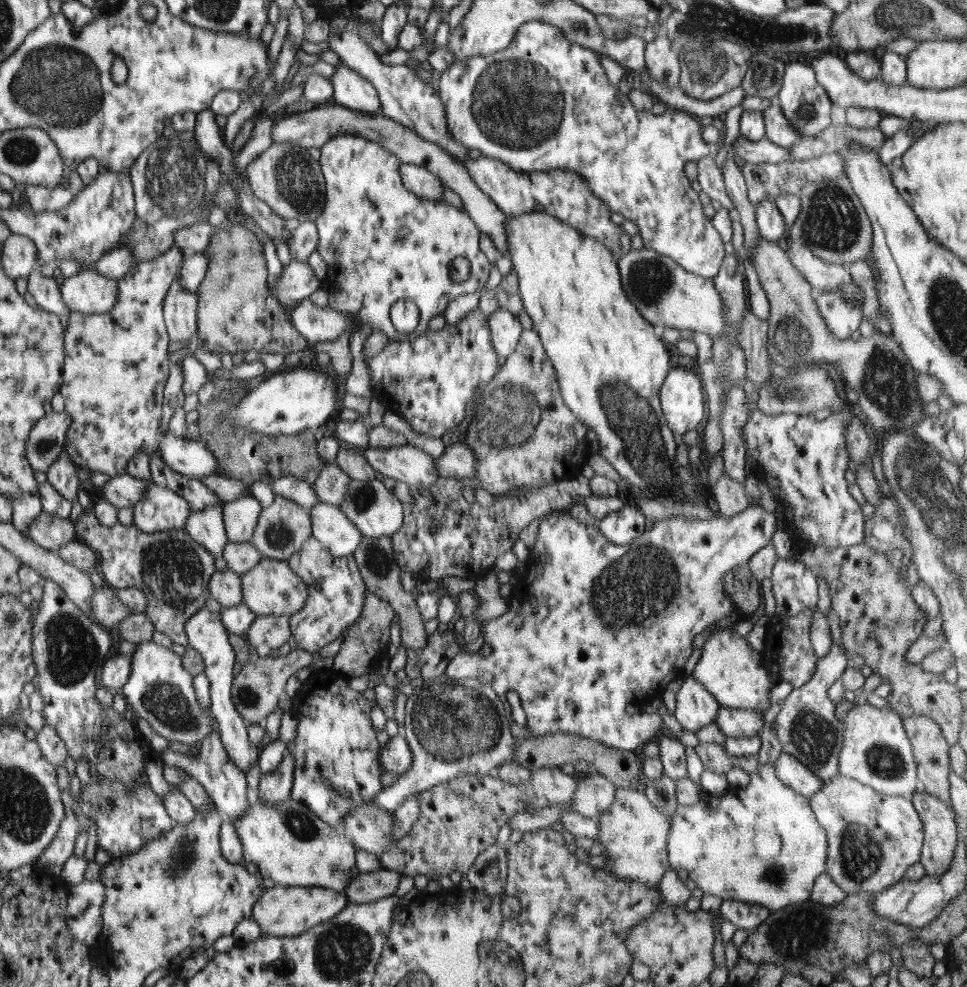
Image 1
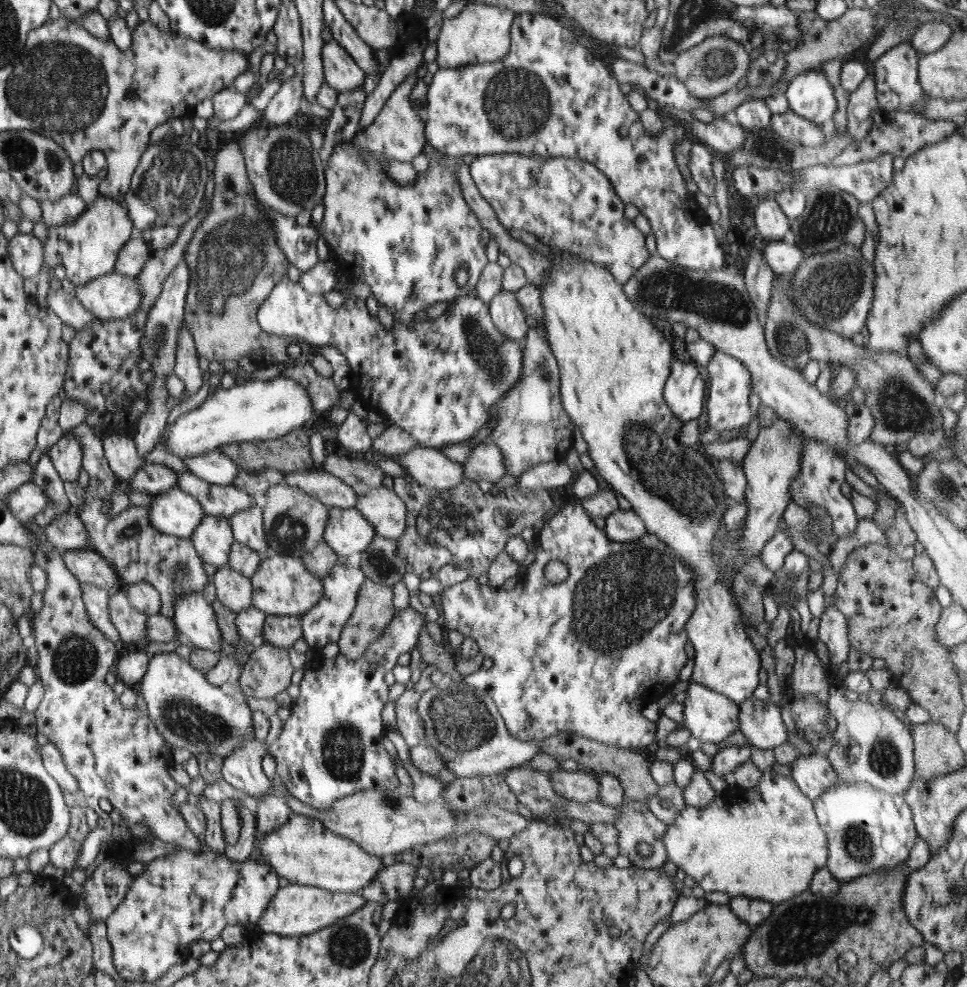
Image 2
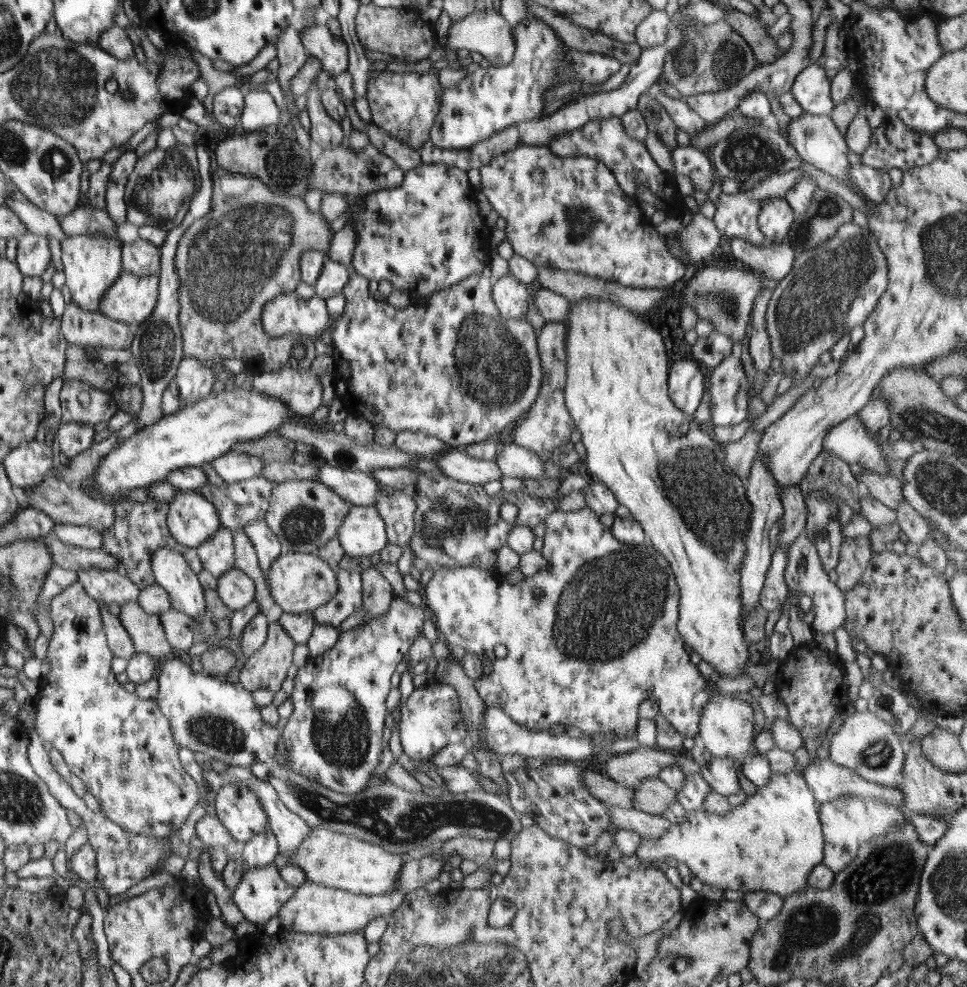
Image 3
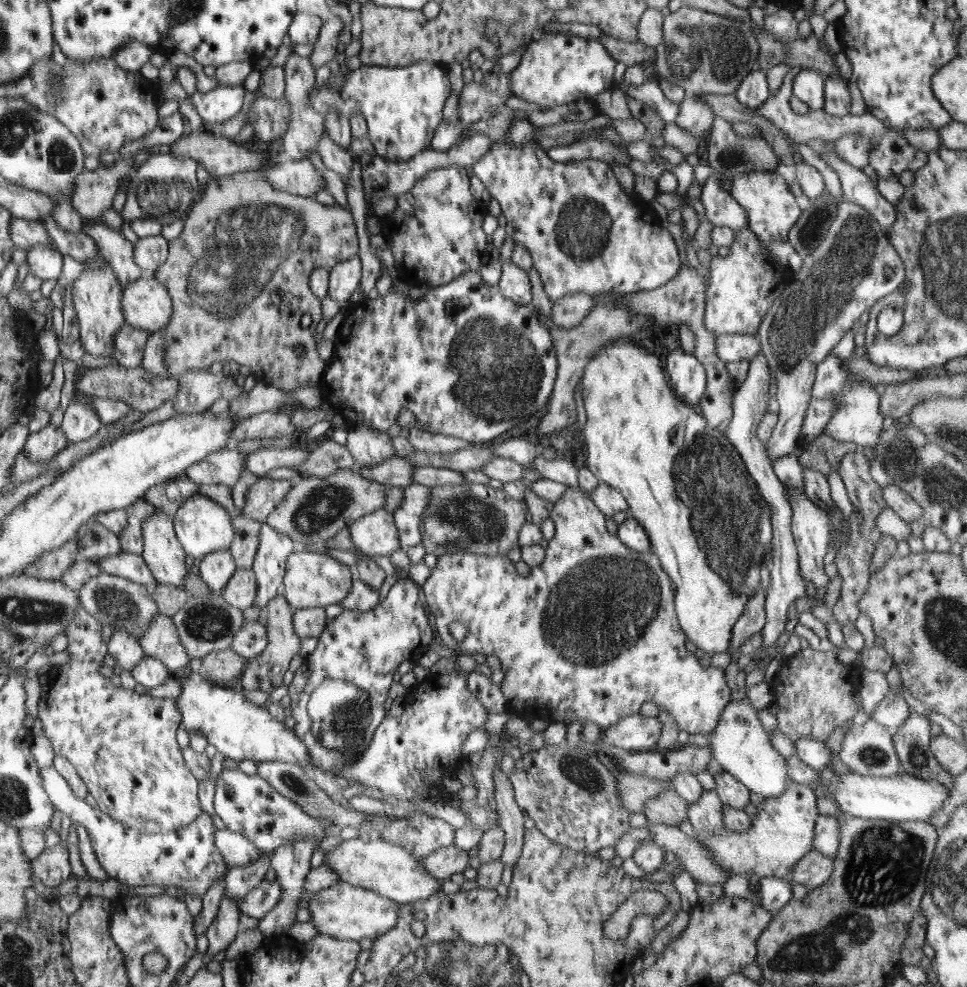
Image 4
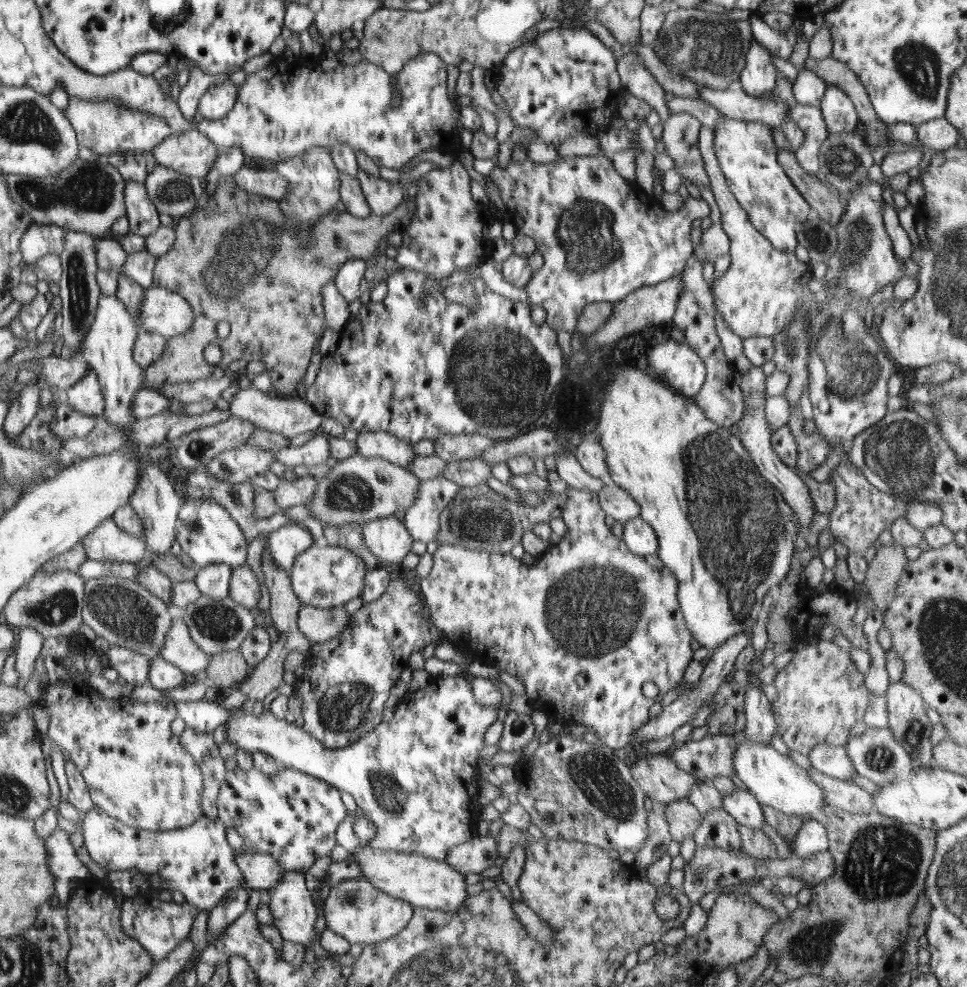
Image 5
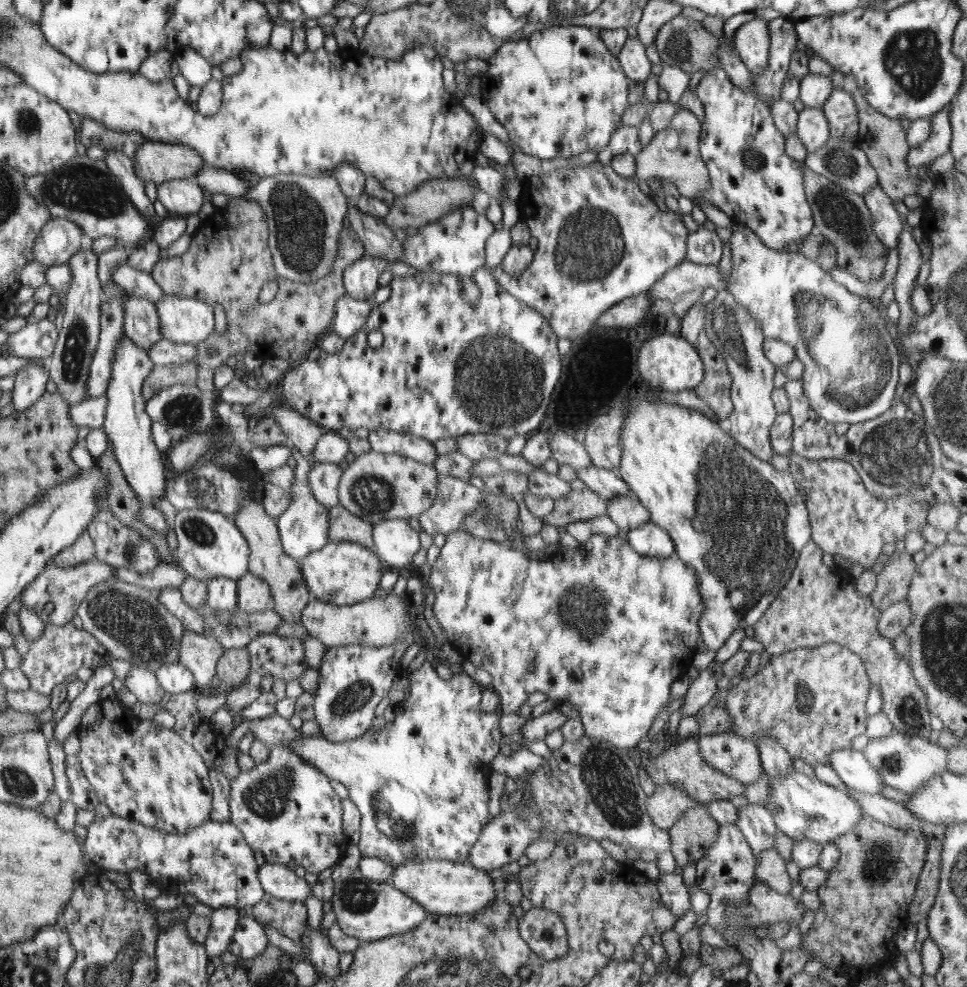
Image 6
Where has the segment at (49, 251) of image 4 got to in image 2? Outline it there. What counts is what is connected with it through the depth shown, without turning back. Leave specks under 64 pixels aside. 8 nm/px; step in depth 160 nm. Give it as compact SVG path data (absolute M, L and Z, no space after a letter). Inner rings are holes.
M18 233L9 240L8 254L16 273L35 277L43 268L43 243L33 233Z

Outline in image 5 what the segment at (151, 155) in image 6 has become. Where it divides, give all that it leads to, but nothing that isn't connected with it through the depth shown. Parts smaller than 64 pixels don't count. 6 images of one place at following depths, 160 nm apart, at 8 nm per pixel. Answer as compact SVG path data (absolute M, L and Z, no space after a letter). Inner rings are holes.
M196 129L196 132L170 134L151 151L160 166L202 179L214 166L219 149L203 132Z

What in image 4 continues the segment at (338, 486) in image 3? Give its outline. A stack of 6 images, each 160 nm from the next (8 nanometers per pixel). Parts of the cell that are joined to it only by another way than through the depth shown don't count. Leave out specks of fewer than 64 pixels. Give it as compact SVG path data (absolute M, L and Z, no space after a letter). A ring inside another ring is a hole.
M394 456L383 460L380 464L370 467L361 467L360 472L367 478L389 487L407 487L413 482L414 464L404 457Z

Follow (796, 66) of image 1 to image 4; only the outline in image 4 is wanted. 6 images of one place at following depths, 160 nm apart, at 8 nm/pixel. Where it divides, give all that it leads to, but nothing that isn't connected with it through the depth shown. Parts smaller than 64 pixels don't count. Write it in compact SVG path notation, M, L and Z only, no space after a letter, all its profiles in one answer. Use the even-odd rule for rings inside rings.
M802 69L793 81L793 95L807 104L810 110L823 108L826 77L809 69Z

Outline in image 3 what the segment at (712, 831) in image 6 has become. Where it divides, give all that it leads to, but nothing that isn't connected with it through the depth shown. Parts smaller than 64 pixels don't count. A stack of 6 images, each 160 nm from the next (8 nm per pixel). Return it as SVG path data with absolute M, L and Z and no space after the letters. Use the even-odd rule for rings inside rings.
M657 778L644 779L635 787L633 807L641 812L662 817L677 800L677 791Z

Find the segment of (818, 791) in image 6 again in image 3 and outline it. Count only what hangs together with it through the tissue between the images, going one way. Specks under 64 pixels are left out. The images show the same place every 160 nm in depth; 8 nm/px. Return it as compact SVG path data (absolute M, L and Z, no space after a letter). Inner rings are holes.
M733 695L713 696L701 712L697 740L703 743L706 750L712 753L712 758L732 759L748 781L756 787L768 784L772 771L768 758L756 752L754 746L754 711L747 701L737 699Z

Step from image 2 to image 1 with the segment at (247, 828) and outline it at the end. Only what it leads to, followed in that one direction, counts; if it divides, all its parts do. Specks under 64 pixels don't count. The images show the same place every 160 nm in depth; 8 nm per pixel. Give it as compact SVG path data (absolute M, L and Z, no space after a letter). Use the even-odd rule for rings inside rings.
M215 724L213 732L203 740L199 745L200 752L198 756L192 757L189 753L176 753L172 749L167 748L157 757L161 759L163 766L177 767L188 772L193 780L196 780L204 789L211 802L217 806L218 812L230 821L236 821L238 817L242 817L249 808L249 790L245 773L240 771L232 759L228 757L228 753L224 751L218 725Z

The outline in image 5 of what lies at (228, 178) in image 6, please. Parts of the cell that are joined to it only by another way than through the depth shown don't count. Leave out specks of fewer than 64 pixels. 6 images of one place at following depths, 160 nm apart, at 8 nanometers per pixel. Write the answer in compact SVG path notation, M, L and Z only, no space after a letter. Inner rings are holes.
M240 168L236 174L231 176L240 190L256 192L262 196L271 196L279 199L289 191L289 182L281 174L274 170L254 170L254 168Z

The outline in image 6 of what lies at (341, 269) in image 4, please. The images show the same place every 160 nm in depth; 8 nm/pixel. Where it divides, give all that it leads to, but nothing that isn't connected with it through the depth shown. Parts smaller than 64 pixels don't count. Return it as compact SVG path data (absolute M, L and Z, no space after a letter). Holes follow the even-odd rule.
M366 256L355 260L344 270L343 284L346 295L352 299L368 301L379 289L378 279L389 264L380 257Z

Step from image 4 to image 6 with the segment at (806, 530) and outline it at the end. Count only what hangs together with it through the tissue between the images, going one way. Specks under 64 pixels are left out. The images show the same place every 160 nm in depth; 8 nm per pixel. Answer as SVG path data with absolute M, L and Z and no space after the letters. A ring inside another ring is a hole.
M718 292L714 302L704 304L708 337L716 351L726 360L731 376L730 396L734 410L730 416L730 436L755 457L770 464L774 458L770 442L770 429L776 420L776 410L771 399L774 388L774 373L778 367L764 356L764 332L760 324L744 310L730 292Z

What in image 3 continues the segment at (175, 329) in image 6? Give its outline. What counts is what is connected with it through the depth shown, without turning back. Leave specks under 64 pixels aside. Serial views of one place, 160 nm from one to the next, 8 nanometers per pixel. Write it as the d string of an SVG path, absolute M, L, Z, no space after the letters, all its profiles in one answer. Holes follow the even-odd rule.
M123 271L102 297L99 312L122 323L140 325L152 316L158 303L158 275L138 277Z

